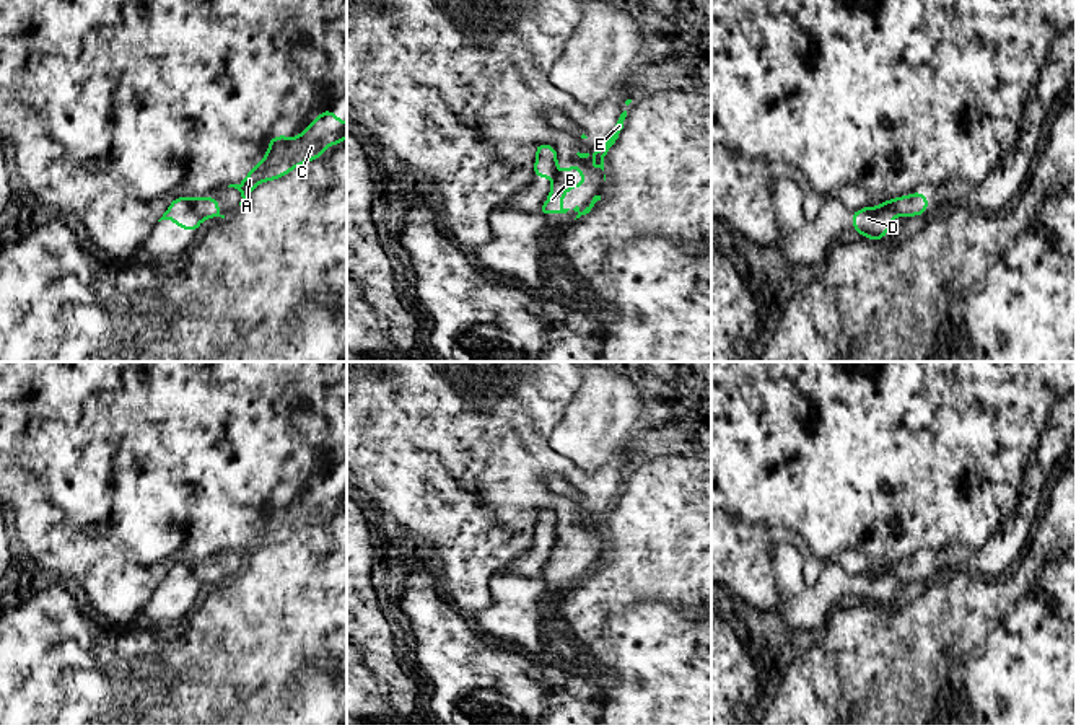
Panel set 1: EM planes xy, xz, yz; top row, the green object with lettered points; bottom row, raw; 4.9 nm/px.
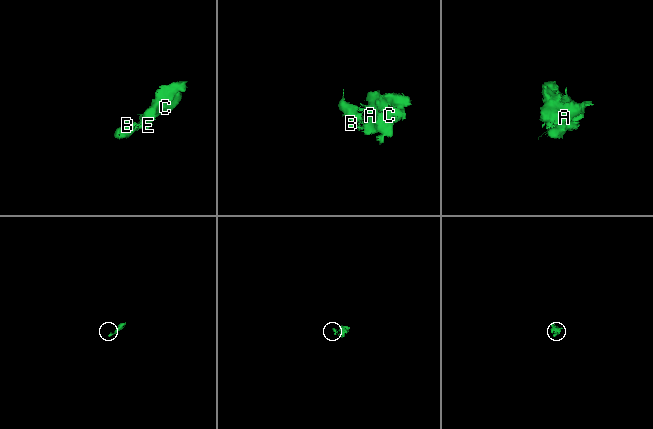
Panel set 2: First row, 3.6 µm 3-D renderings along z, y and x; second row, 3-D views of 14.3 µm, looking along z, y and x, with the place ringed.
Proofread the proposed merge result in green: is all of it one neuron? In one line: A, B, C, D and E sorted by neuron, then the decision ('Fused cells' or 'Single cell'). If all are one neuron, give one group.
Groups: A B C E / D. Fused cells

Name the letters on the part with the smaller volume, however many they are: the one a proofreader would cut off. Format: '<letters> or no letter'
D

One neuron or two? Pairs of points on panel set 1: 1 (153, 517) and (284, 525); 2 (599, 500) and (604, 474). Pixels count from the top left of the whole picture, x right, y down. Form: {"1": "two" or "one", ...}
{"1": "one", "2": "one"}

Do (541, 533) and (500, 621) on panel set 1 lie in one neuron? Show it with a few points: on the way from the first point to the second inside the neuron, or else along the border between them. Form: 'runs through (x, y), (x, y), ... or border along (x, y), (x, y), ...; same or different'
runs through (539, 554), (536, 558), (536, 579), (516, 600); same

